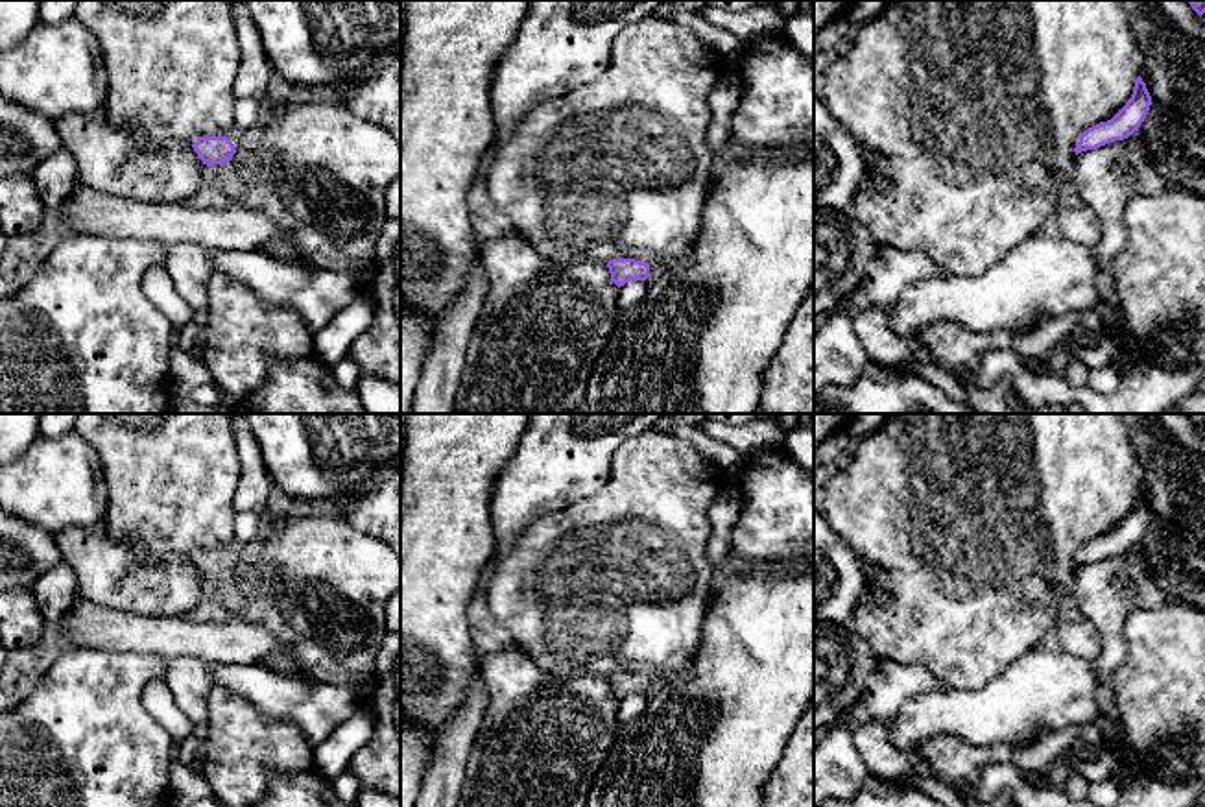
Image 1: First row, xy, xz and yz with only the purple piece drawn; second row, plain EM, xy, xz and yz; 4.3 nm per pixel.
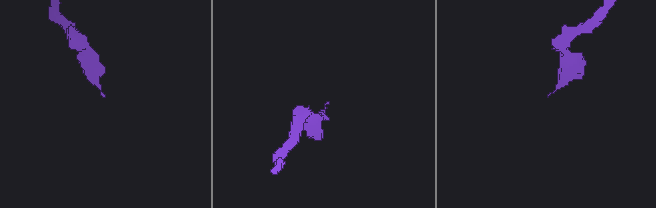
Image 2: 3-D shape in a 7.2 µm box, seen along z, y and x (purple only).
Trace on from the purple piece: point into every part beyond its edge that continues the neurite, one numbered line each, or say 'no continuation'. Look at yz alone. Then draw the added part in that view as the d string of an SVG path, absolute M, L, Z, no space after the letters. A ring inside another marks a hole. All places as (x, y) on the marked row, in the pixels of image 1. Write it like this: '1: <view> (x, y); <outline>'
no continuation

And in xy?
1: xy (235, 187); M231 161L225 164L214 164L209 170L216 175L231 203L244 203L249 185L231 168Z

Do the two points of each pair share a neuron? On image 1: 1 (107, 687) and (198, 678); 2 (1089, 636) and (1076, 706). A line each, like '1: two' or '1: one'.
1: two
2: two

